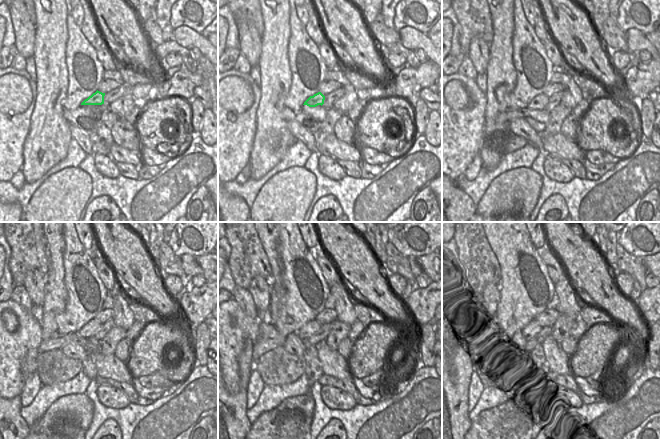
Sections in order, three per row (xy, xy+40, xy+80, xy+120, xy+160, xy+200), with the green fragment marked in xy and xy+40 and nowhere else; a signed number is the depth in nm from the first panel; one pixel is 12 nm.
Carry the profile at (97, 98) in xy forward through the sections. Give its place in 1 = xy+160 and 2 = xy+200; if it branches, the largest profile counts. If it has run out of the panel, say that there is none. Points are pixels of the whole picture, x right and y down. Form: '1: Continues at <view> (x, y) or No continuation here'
1: Continues at xy+160 (308, 329)
2: Continues at xy+200 (530, 330).

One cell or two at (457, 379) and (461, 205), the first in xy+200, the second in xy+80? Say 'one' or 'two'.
one

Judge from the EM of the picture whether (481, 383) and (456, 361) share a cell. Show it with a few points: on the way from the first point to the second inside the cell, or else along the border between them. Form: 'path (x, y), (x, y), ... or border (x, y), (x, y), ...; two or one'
border (478, 368), (469, 385), (467, 399); two

